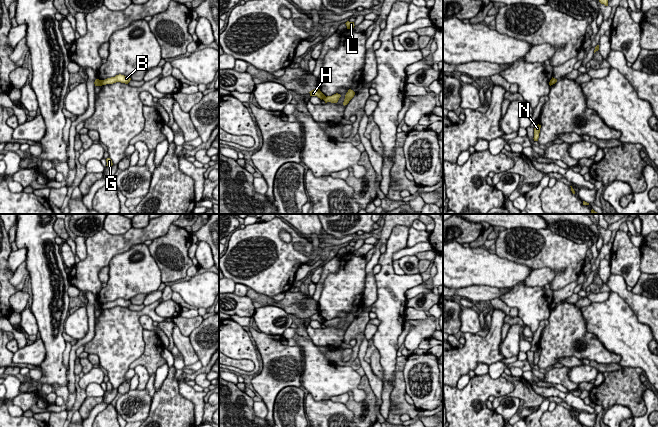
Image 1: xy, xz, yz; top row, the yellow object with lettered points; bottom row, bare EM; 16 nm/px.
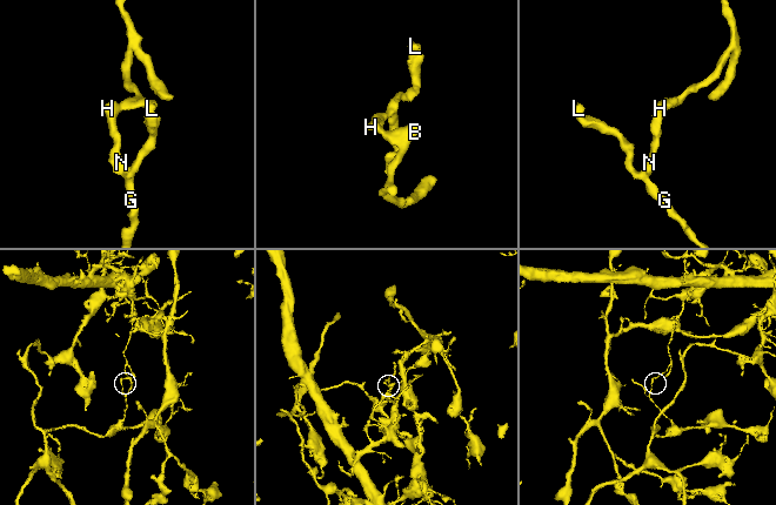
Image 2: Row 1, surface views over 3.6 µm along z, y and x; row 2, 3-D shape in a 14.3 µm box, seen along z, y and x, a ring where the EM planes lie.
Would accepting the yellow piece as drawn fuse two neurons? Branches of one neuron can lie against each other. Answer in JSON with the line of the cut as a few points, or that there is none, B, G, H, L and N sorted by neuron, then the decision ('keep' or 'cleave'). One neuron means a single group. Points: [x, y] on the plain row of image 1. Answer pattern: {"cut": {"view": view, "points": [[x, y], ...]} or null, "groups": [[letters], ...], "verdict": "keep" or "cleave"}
{"cut": {"view": "xz", "points": [[325, 320], [323, 323]]}, "groups": [["B"], ["G", "H", "L", "N"]], "verdict": "cleave"}

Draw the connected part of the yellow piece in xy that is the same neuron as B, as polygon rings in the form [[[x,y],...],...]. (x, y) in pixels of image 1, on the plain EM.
[[[119,298],[119,299],[116,299],[115,301],[107,302],[105,304],[100,304],[100,305],[102,309],[106,309],[106,308],[113,308],[116,306],[128,308],[130,304],[131,304],[130,300],[124,300]]]

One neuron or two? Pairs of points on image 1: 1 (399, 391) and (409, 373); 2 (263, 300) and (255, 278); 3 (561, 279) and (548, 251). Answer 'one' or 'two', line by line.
1: two
2: two
3: one

